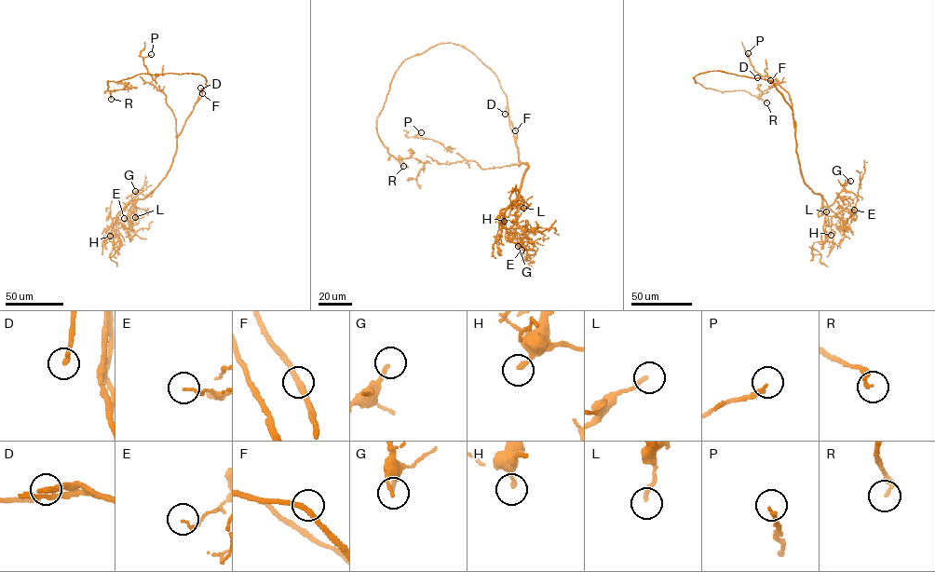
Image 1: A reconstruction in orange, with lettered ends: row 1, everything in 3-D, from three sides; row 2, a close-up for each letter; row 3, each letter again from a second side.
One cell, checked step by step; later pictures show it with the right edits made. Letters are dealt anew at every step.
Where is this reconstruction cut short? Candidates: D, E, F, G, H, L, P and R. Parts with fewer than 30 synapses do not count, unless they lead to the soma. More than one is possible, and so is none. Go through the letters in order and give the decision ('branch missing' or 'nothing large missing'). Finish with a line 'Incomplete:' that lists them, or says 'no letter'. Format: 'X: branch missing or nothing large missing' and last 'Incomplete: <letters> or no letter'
D: branch missing
E: nothing large missing
F: nothing large missing
G: branch missing
H: nothing large missing
L: branch missing
P: branch missing
R: nothing large missing
Incomplete: D, G, L, P

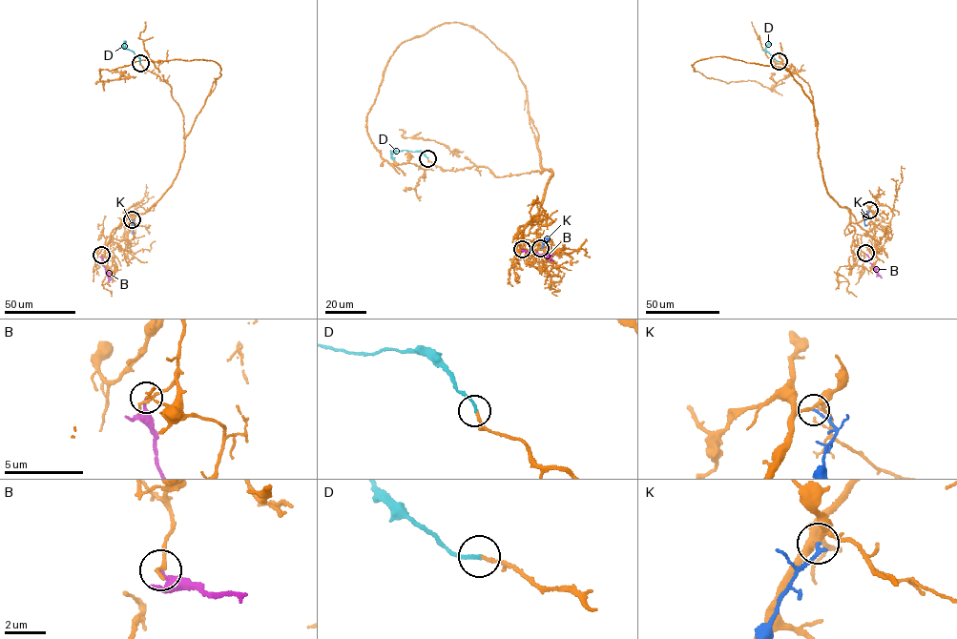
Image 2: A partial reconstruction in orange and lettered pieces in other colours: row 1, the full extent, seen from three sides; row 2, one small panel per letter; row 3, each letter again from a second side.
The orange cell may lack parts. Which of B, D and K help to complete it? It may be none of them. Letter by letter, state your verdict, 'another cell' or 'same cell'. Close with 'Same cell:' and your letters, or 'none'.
B: another cell
D: same cell
K: another cell
Same cell: D

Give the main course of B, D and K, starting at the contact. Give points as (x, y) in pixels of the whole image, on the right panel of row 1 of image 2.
B: (866, 254), (882, 278)
D: (779, 61), (765, 51), (769, 42)
K: (868, 210), (864, 217), (866, 225)

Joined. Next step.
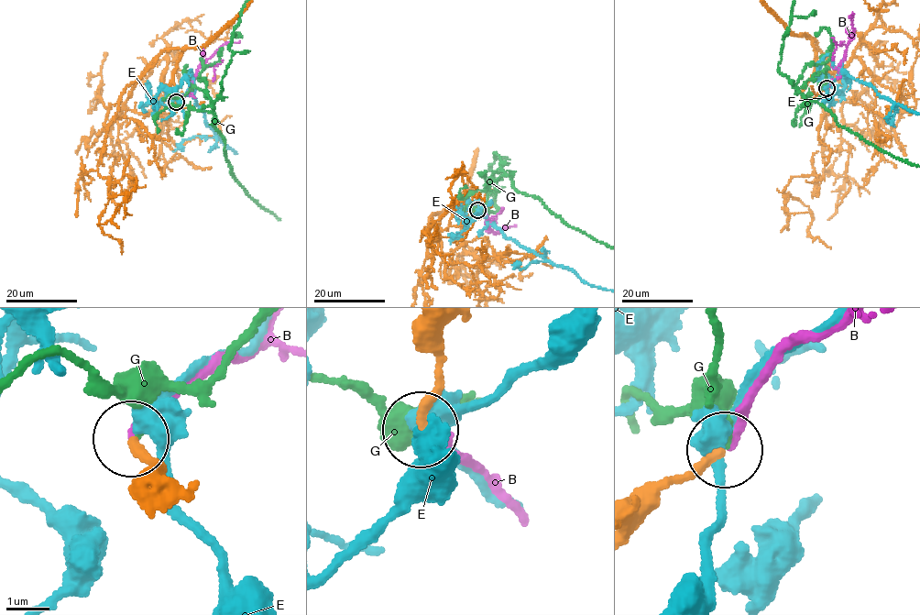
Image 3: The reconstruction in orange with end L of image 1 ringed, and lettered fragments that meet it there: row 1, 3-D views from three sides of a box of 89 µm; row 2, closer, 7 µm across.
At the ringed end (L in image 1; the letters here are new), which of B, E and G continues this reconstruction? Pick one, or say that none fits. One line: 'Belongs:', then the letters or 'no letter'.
Belongs: B

